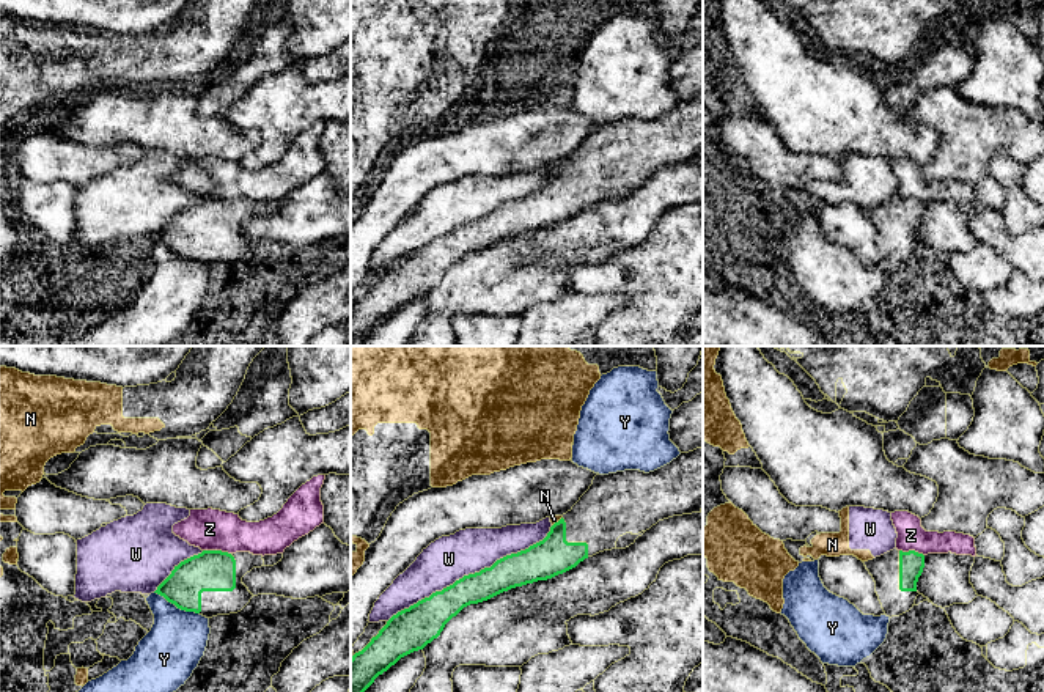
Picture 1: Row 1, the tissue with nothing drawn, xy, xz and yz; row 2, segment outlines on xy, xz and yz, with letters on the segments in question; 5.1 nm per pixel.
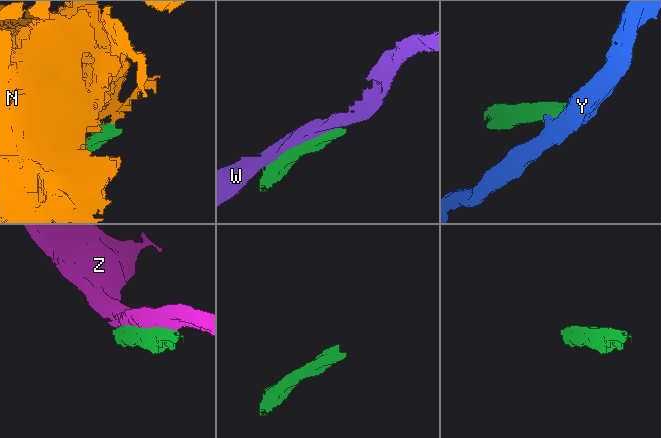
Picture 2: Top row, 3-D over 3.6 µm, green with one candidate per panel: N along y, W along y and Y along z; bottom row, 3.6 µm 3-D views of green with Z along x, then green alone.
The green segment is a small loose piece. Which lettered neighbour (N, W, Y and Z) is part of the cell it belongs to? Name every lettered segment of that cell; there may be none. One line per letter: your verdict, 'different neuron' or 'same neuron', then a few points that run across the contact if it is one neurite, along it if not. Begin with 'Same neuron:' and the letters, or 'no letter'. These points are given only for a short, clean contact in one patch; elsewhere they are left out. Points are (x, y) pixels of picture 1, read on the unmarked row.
Same neuron: no letter
N: different neuron; line xz (562, 164), (552, 173)
W: different neuron
Y: different neuron; line xy (154, 239), (178, 255), (198, 261)
Z: different neuron

